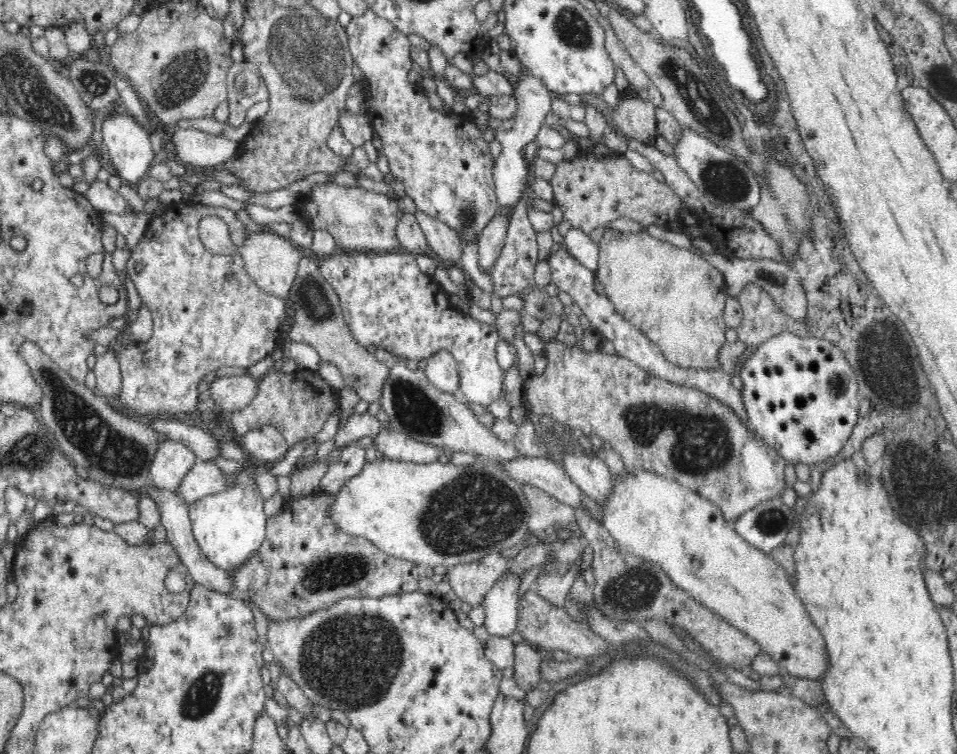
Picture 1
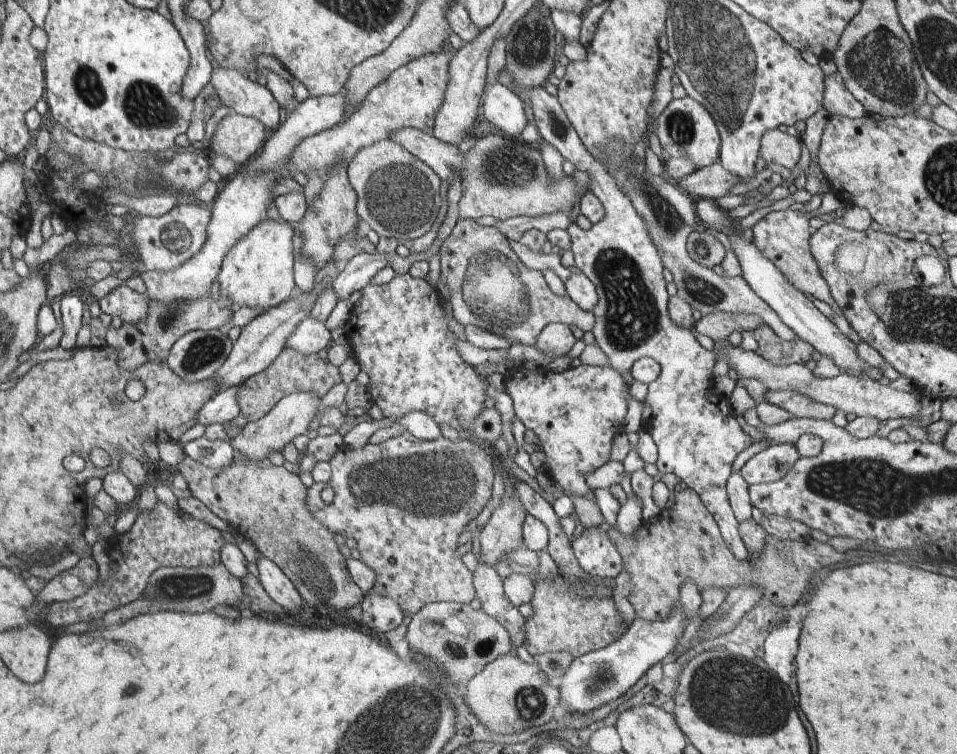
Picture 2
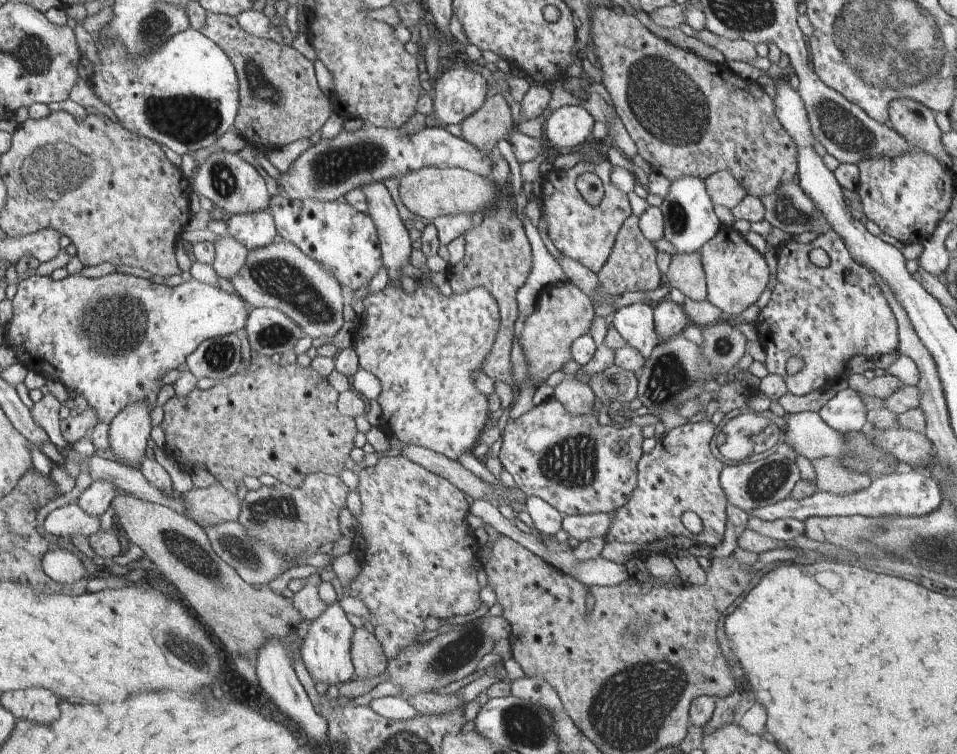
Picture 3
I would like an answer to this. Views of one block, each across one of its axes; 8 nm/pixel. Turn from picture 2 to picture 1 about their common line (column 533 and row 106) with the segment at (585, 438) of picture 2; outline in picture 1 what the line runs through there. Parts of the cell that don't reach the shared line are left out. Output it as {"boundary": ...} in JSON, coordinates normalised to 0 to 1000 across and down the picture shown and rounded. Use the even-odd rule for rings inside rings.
{"boundary":[[[385,12],[376,21],[369,21],[364,34],[361,34],[361,41],[371,88],[379,95],[379,150],[386,156],[391,180],[398,186],[400,203],[412,236],[420,241],[423,255],[433,265],[437,280],[468,296],[482,312],[482,318],[485,316],[488,322],[502,316],[504,304],[519,281],[519,259],[514,228],[516,214],[505,176],[494,163],[489,149],[479,153],[466,147],[463,151],[451,145],[447,126],[439,114],[428,110],[426,95],[434,90],[428,69],[431,61],[425,48],[410,29]]]}

